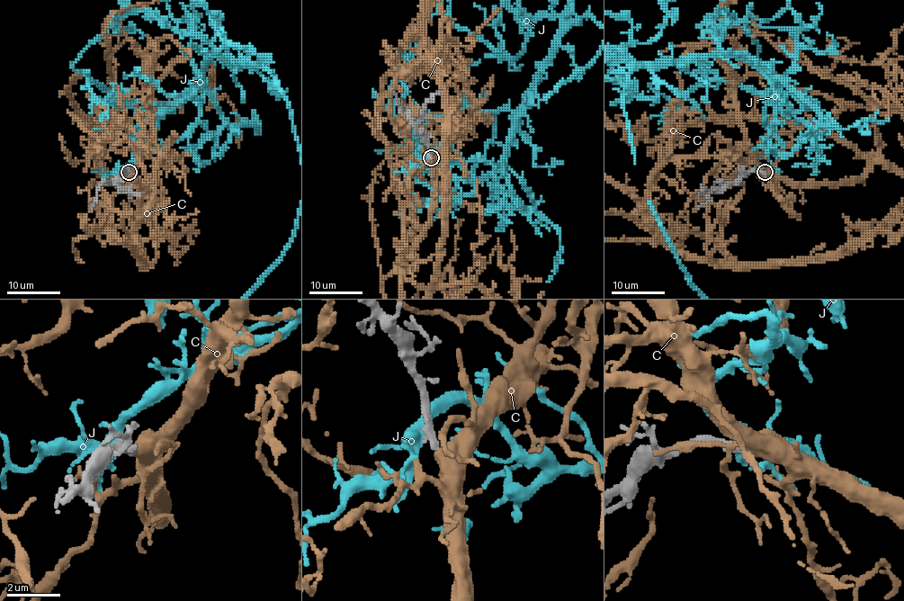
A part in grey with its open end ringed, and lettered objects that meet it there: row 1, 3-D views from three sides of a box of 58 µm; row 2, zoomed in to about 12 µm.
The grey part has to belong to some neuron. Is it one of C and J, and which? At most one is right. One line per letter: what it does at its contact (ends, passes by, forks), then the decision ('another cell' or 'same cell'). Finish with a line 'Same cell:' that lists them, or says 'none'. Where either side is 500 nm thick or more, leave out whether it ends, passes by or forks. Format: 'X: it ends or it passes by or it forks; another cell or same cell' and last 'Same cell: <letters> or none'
C: same cell
J: it forks; another cell
Same cell: C

